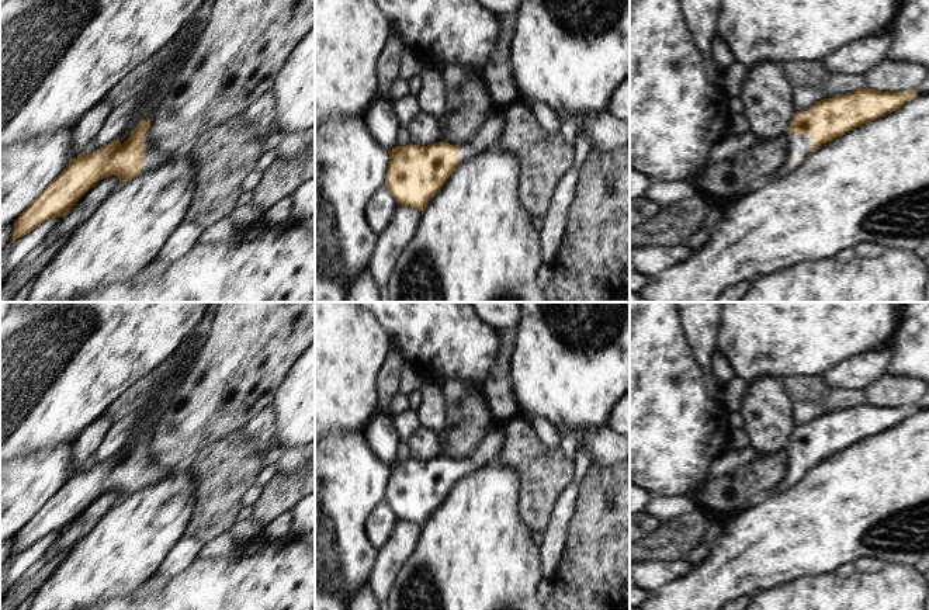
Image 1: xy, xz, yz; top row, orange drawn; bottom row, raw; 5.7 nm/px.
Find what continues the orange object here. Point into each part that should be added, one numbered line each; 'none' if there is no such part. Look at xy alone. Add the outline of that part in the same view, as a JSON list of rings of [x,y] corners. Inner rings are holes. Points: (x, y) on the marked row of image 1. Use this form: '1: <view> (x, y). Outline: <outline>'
1: xy (151, 163). Outline: [[[156,153],[153,157],[145,156],[145,163],[141,167],[141,174],[155,170],[166,162],[166,157],[162,153]]]

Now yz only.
1: yz (791, 163). Outline: [[[788,156],[788,159],[779,167],[779,170],[774,174],[787,176],[798,167],[800,162],[801,162],[800,157]]]

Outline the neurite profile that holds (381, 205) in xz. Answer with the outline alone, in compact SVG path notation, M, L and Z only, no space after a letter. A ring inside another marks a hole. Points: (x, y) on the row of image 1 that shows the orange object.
M379 188L367 202L364 209L367 226L374 232L384 231L395 211L398 202L392 194L385 188Z

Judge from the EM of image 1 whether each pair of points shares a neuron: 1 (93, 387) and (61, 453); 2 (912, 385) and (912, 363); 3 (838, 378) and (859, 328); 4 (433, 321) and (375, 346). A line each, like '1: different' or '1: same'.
1: different
2: different
3: different
4: different

